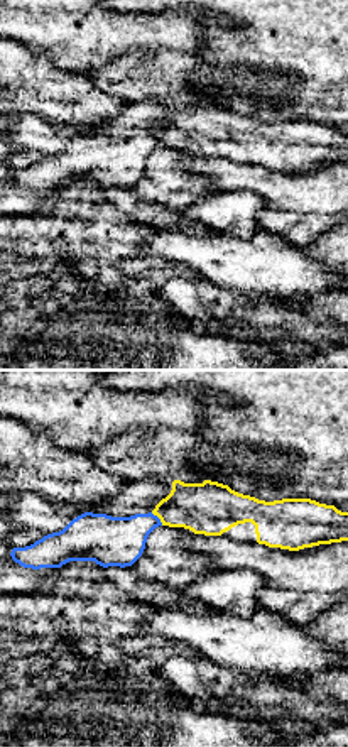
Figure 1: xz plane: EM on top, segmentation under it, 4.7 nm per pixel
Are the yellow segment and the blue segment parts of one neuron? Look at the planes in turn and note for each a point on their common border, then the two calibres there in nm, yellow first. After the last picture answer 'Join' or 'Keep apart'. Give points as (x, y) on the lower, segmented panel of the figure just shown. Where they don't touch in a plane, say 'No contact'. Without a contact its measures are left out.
Touches yellow at (157, 516). Thickness 240 nm (yellow) against 240 nm

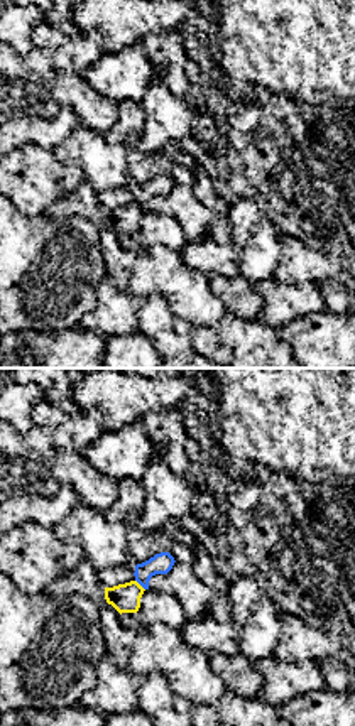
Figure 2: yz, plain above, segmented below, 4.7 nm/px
Touches yellow at (139, 585). Thickness 140 nm (yellow) against 100 nm

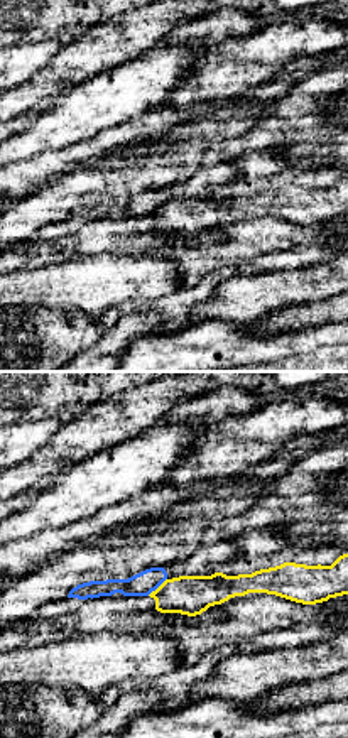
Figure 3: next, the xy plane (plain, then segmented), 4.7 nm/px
Touches yellow at (157, 588). Thickness 190 nm (yellow) against 110 nm

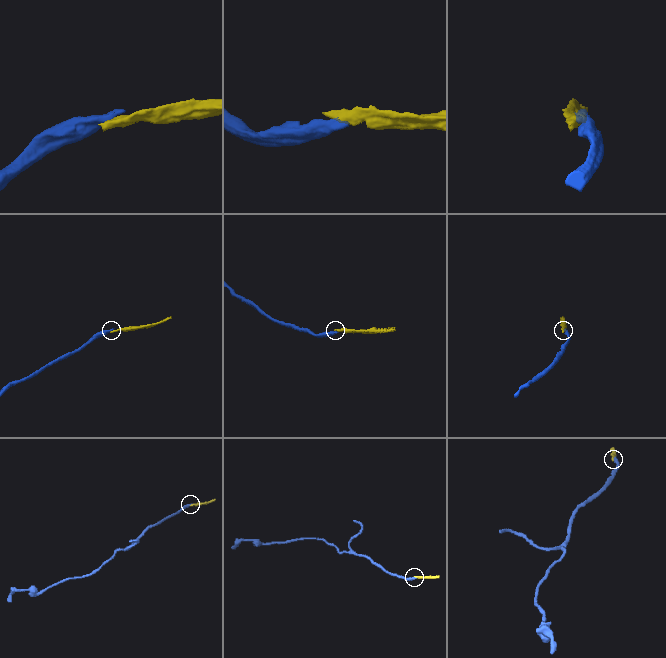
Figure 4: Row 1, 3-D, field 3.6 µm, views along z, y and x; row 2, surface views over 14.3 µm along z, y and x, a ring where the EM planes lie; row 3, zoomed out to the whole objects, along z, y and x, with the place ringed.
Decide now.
Keep apart

